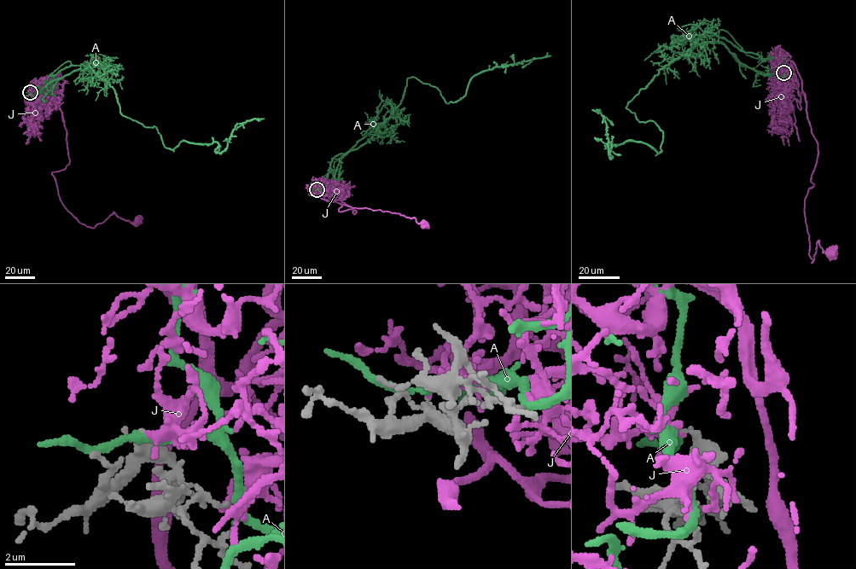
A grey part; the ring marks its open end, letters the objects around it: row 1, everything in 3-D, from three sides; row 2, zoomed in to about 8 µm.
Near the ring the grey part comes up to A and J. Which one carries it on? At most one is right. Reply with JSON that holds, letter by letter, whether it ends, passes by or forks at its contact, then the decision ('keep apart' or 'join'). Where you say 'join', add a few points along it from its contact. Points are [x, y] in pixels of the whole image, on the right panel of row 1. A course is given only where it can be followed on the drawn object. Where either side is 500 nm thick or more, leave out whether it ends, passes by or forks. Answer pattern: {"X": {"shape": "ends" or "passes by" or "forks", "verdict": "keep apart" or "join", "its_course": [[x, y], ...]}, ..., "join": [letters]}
{"A": {"shape": "passes by", "verdict": "keep apart"}, "J": {"shape": "ends", "verdict": "join", "its_course": [[783, 72], [781, 58], [802, 81], [818, 144], [805, 200], [808, 253], [812, 262], [818, 240], [830, 253]]}, "join": ["J"]}

